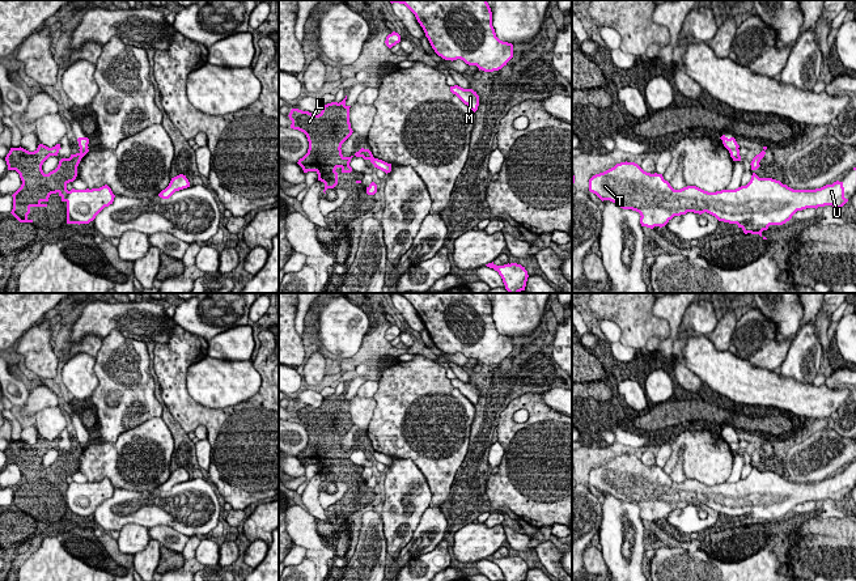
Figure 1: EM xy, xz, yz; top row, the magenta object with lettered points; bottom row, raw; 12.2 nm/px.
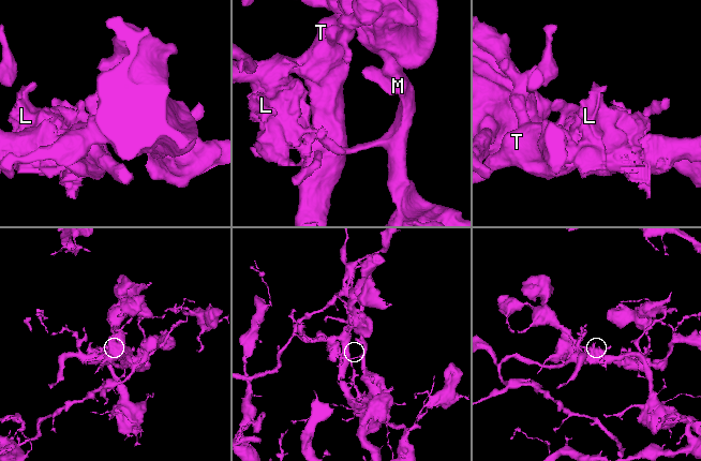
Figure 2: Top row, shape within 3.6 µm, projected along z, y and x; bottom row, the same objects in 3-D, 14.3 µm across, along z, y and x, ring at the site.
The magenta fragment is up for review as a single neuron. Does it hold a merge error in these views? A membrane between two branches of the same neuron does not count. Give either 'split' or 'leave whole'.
split

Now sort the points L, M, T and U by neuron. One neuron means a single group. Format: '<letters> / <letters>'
L T U / M

